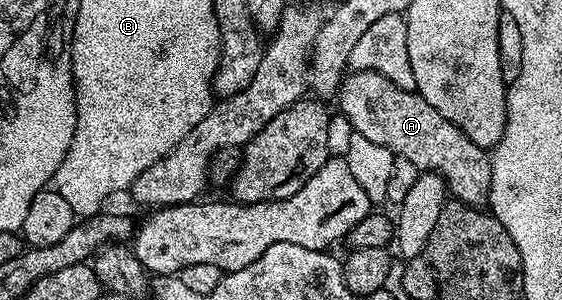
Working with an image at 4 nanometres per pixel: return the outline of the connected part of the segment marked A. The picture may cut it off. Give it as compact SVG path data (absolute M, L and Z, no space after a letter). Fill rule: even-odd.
M352 70L340 84L339 113L347 116L353 131L380 144L392 155L410 160L421 172L444 177L449 195L468 206L483 207L492 191L492 159L464 130L459 130L438 108L430 108L421 94L398 88L373 70Z

